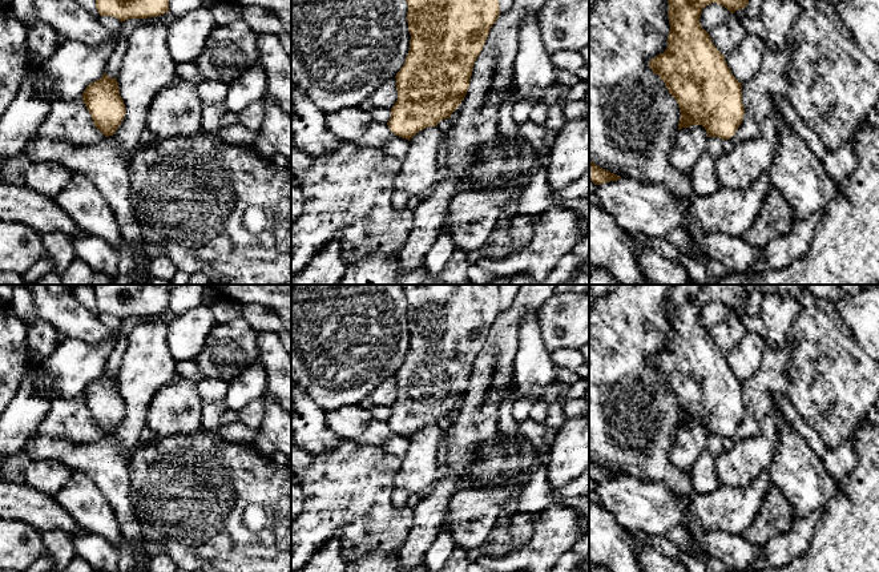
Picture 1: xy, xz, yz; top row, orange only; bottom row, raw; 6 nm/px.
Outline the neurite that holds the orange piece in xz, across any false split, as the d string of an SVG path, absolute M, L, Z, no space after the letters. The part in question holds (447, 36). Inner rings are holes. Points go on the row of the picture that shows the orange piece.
M406 0L411 35L406 63L396 73L398 100L391 108L390 130L406 140L449 118L464 100L472 69L492 25L500 16L499 0Z

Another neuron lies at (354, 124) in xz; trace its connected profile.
M359 106L326 114L327 128L339 138L360 146L372 146L400 161L408 153L410 141L394 134L387 124L376 121Z

